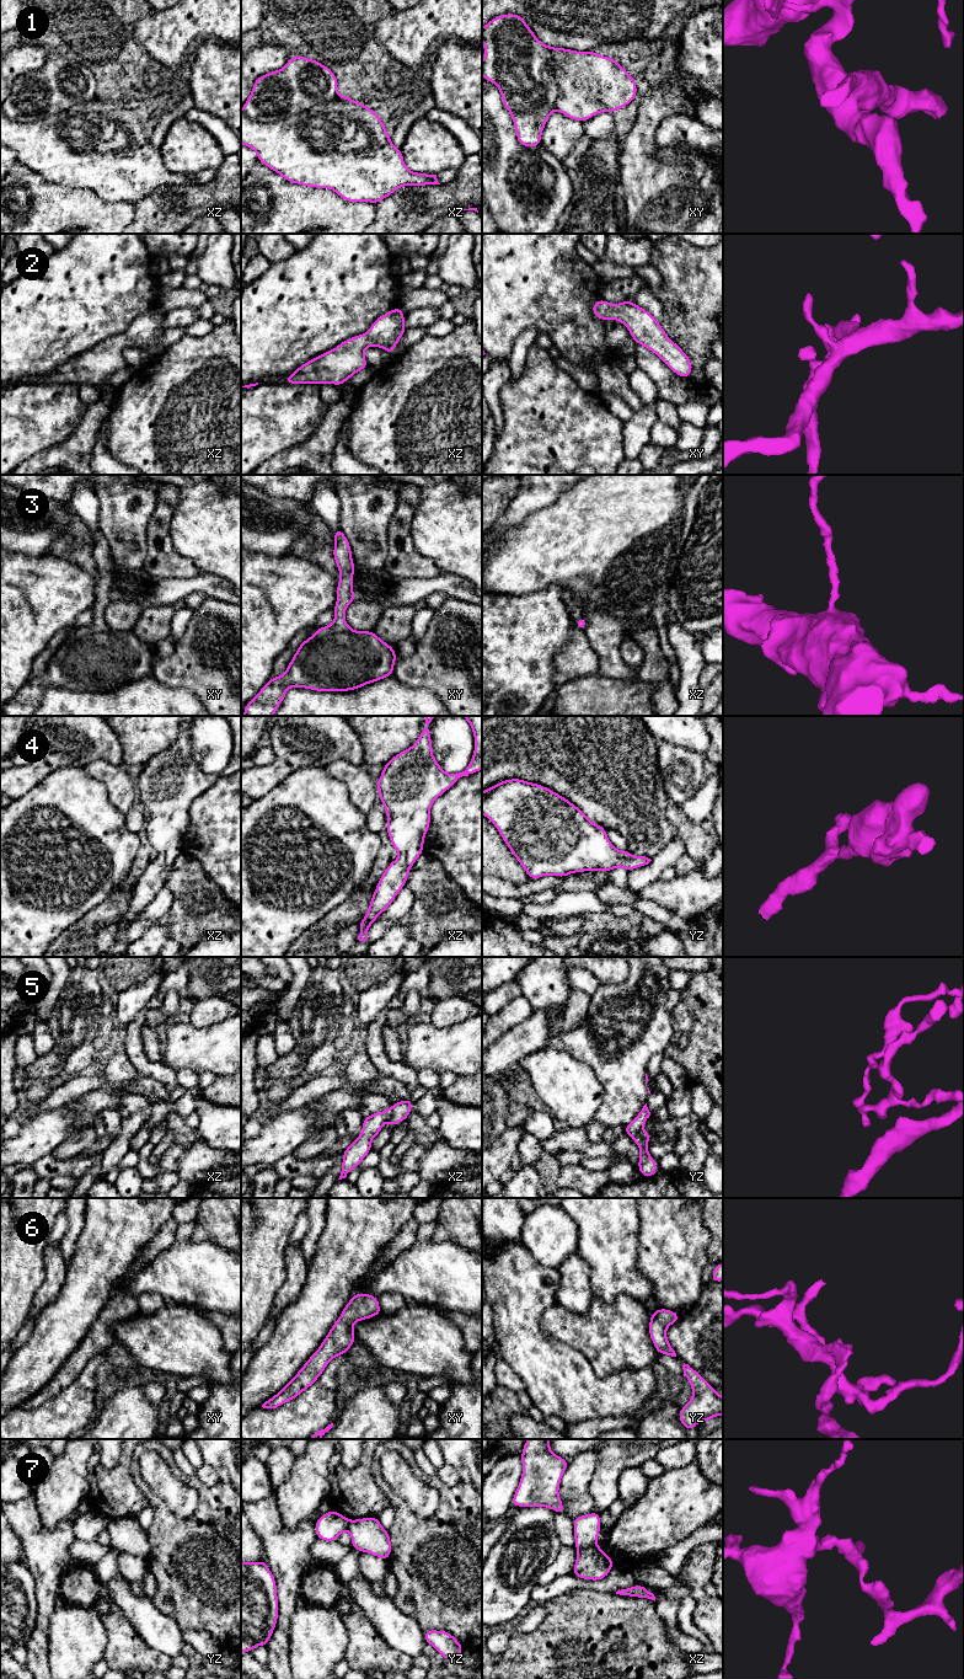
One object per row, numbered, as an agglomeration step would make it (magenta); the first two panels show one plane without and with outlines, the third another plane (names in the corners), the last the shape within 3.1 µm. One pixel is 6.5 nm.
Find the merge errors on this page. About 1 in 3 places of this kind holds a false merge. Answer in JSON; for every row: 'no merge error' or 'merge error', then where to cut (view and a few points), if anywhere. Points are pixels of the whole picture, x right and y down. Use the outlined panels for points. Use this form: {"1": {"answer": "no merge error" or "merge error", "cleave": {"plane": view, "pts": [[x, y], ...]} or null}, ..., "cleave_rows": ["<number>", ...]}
{"1": {"answer": "merge error", "cleave": {"plane": "xz", "pts": [[337, 95], [299, 113], [273, 122], [256, 122], [241, 111]]}}, "2": {"answer": "no merge error", "cleave": null}, "3": {"answer": "no merge error", "cleave": null}, "4": {"answer": "no merge error", "cleave": null}, "5": {"answer": "merge error", "cleave": {"plane": "yz", "pts": [[632, 1138], [641, 1137], [647, 1140]]}}, "6": {"answer": "no merge error", "cleave": null}, "7": {"answer": "merge error", "cleave": {"plane": "xz", "pts": [[595, 1545], [578, 1551]]}}, "cleave_rows": ["1", "5", "7"]}

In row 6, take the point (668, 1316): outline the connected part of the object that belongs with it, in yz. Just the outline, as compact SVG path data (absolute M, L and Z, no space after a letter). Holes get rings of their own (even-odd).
M657 1309L650 1315L648 1330L658 1354L676 1357L675 1351L666 1338L666 1328L680 1320L679 1314L669 1309Z

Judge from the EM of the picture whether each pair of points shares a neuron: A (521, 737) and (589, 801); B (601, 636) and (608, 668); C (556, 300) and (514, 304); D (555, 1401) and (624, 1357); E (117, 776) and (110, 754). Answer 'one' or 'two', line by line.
A: one
B: one
C: one
D: two
E: two

